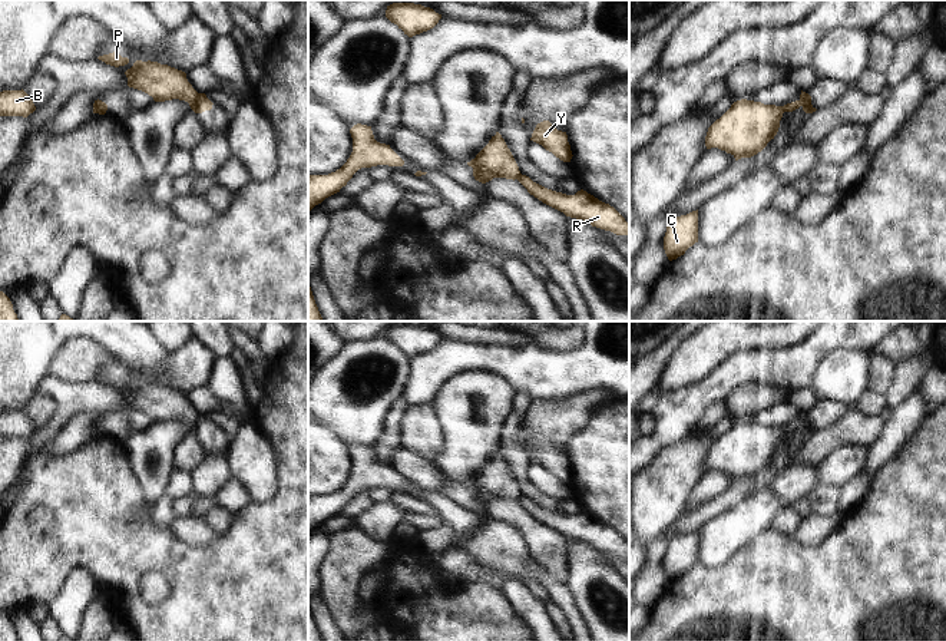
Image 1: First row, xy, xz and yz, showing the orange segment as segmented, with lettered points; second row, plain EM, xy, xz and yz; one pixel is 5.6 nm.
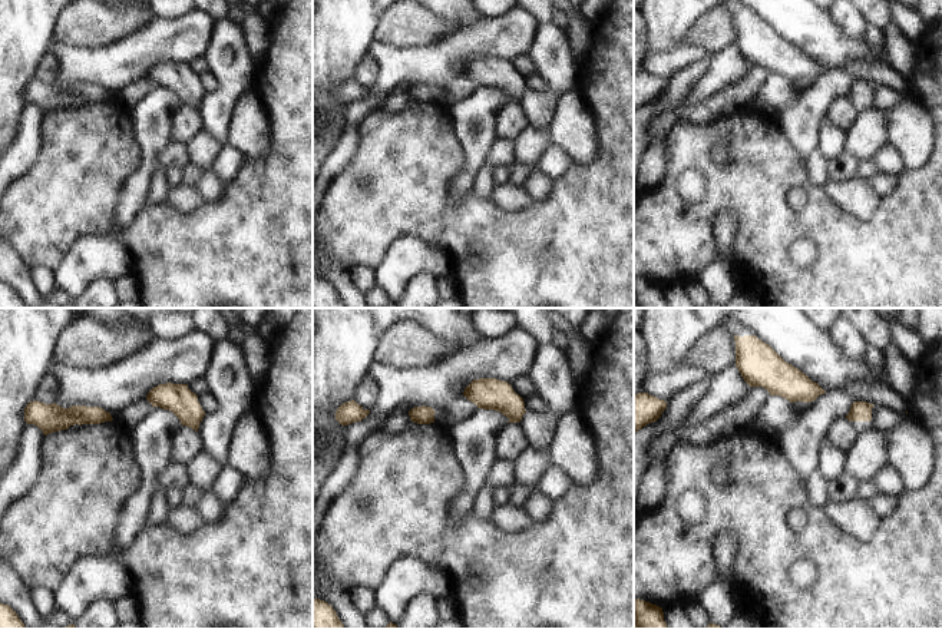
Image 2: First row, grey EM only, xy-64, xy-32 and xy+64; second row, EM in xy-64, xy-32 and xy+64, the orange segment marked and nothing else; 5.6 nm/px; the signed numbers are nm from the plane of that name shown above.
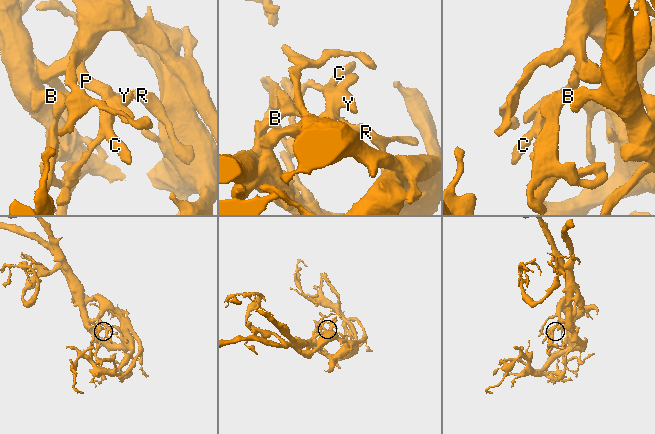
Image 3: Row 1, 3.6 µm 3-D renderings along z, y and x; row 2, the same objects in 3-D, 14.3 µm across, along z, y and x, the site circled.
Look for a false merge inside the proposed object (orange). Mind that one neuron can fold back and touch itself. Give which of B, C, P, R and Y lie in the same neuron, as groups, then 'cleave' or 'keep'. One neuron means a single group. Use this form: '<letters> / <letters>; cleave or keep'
B R / C P Y; cleave

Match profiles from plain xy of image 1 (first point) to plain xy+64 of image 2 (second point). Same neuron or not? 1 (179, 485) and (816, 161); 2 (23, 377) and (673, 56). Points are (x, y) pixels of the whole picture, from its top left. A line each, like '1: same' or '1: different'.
1: different
2: different

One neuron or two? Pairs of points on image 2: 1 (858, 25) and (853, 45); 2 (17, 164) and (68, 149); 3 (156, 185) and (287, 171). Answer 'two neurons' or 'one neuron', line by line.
1: two neurons
2: two neurons
3: two neurons

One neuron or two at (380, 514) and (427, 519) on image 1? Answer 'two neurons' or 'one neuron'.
one neuron

